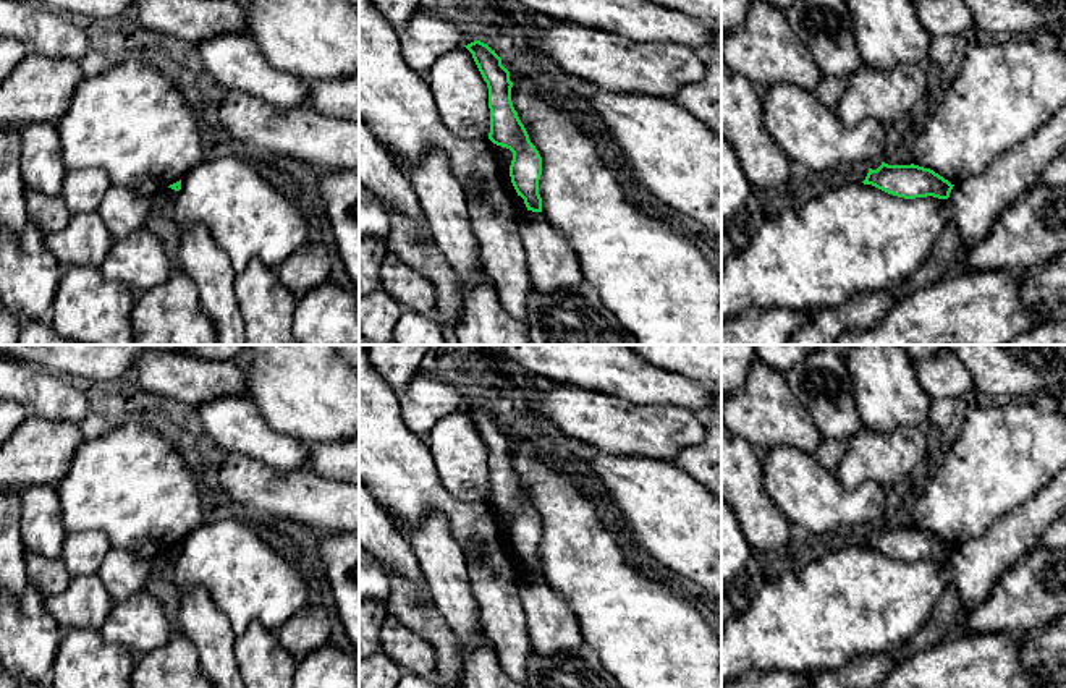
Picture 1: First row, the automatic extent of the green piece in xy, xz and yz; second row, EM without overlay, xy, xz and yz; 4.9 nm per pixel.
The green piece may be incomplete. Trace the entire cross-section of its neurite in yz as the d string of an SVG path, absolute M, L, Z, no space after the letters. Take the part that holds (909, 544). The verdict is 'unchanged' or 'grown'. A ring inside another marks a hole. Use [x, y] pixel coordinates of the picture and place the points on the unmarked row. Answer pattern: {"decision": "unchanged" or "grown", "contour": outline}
{"decision": "unchanged", "contour": "M882 524L877 533L869 531L864 547L872 547L888 557L916 562L933 558L948 562L954 547L930 531L919 528L888 528Z"}

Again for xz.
{"decision": "unchanged", "contour": "M474 403L464 410L472 416L489 450L489 502L513 515L510 528L511 546L518 558L524 562L527 573L542 575L542 560L539 557L542 520L531 505L529 497L513 469L513 445L510 444L510 434L501 427L501 421L487 406Z"}

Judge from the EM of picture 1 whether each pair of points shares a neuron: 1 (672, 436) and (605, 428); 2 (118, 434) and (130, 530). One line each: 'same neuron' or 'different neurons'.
1: same neuron
2: same neuron

